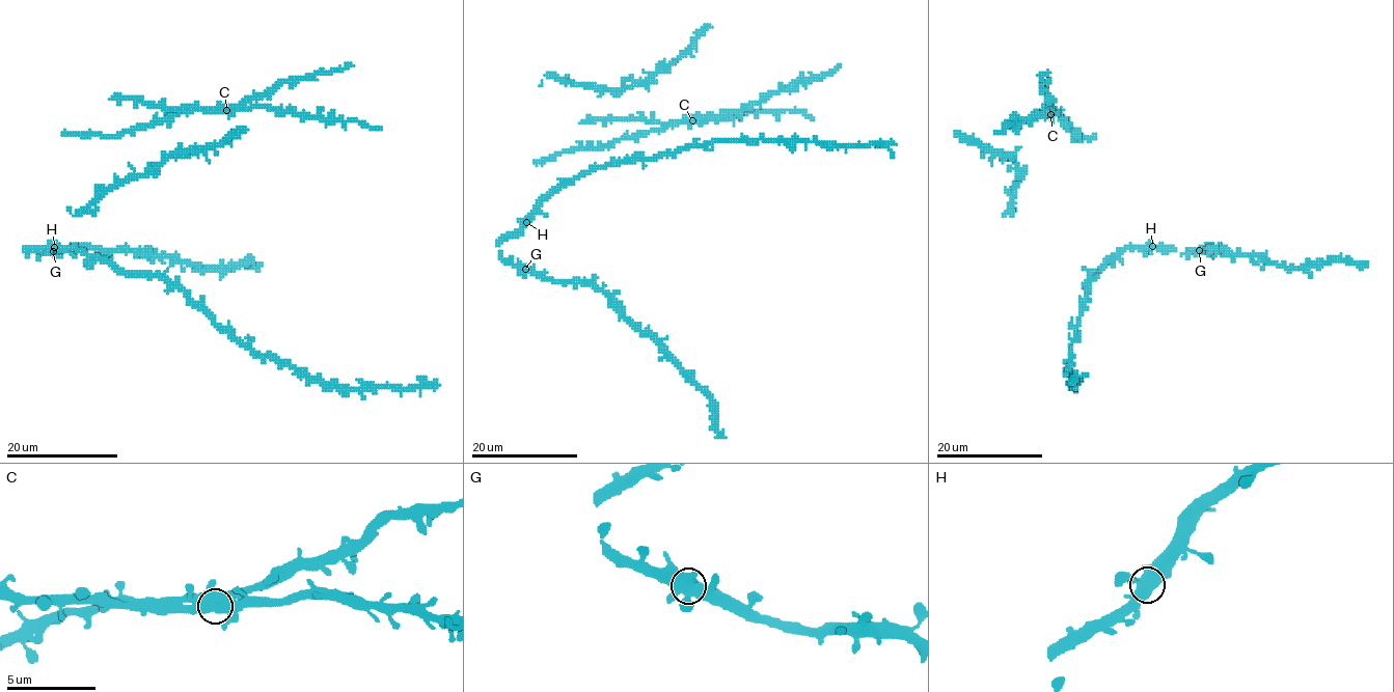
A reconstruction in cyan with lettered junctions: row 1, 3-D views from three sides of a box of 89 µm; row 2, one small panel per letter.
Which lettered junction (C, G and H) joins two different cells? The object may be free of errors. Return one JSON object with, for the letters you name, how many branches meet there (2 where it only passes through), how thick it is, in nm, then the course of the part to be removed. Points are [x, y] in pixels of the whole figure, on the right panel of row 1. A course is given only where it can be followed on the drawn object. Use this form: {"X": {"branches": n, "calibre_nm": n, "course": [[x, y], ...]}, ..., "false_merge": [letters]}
{"false_merge": []}

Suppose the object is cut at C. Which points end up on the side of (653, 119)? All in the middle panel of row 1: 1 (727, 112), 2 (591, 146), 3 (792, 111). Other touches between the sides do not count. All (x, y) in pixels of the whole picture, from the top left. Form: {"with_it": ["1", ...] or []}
{"with_it": ["1"]}

